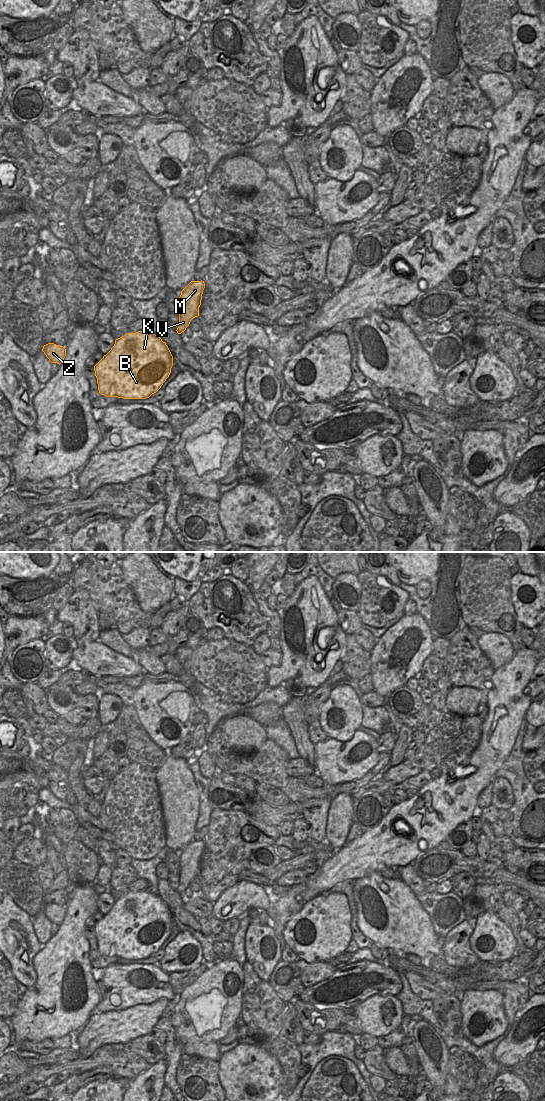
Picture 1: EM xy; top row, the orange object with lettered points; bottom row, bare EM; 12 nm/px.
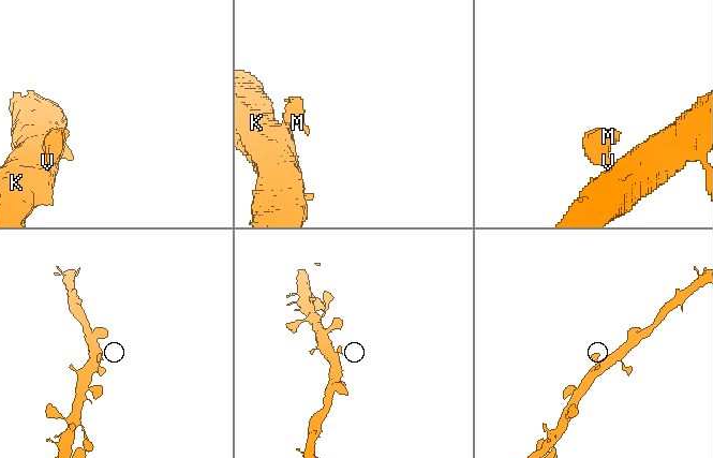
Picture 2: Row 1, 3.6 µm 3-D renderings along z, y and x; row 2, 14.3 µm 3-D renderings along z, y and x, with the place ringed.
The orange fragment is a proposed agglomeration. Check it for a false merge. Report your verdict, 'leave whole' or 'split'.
leave whole

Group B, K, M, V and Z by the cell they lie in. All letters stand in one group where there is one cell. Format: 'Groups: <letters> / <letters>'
Groups: B K M V Z

